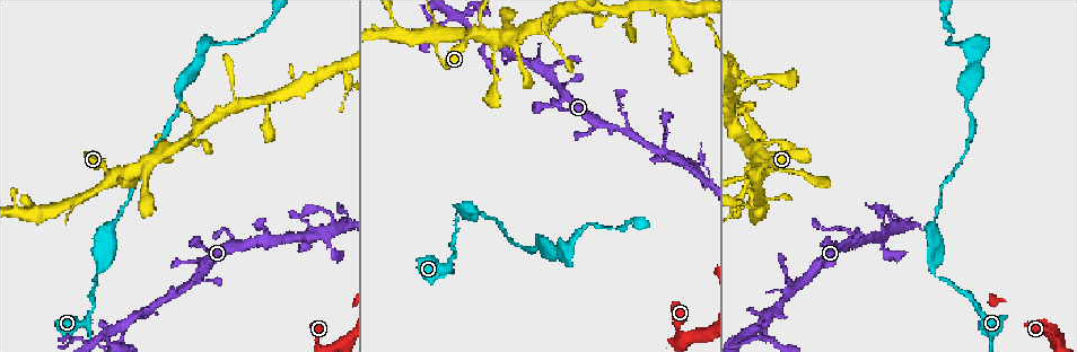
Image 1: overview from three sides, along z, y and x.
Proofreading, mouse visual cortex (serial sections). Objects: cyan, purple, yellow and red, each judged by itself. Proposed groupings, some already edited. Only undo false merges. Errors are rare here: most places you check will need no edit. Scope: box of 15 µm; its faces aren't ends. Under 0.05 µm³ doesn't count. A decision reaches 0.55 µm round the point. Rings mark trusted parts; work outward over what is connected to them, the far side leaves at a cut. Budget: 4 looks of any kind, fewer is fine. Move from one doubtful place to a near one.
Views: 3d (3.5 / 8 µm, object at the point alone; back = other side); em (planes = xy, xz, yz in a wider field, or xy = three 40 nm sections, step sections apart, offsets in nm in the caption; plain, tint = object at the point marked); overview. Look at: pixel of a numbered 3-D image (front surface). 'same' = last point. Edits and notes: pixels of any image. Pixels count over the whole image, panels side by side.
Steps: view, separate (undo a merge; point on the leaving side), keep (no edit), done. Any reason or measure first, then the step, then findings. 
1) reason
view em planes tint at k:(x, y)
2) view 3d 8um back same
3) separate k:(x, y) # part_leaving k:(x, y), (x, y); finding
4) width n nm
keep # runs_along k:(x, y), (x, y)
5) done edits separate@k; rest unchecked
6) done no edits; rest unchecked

three-way junction
view 3d 3.5um back at 1:(627, 134)

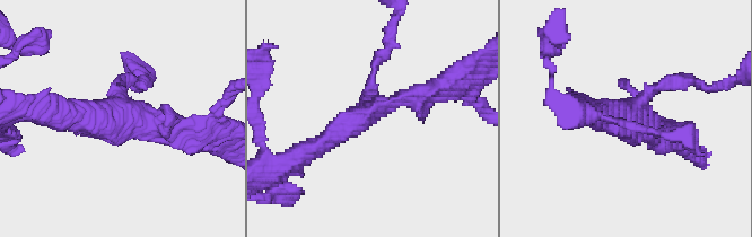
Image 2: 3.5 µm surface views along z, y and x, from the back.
view em xy step 5 tint at 2:(631, 114)

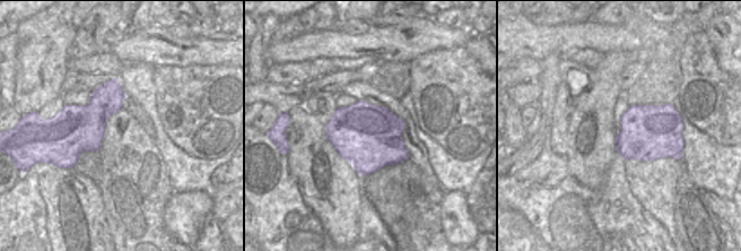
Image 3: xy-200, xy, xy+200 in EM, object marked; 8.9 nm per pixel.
arms 3; arm_widths 150, 300, 300 nm
keep # runs_along 2:(443, 90), (377, 107), (308, 150); continuous, no second cell

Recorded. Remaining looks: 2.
sharp bend
view em xy step 5 tint at 1:(345, 228)

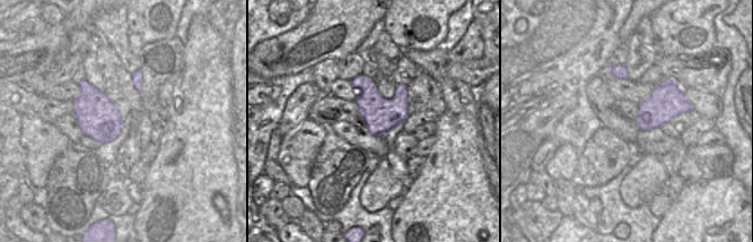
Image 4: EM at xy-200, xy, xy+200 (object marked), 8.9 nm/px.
view 3d 3.5um same

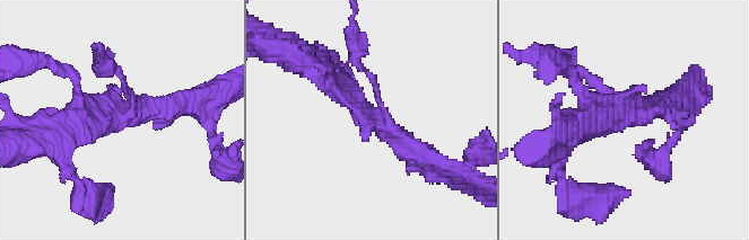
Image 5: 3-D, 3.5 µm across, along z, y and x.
keep # runs_along 5:(53, 132), (122, 118), (122, 77); one cell here

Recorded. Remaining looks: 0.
done no edits; rest unchecked

